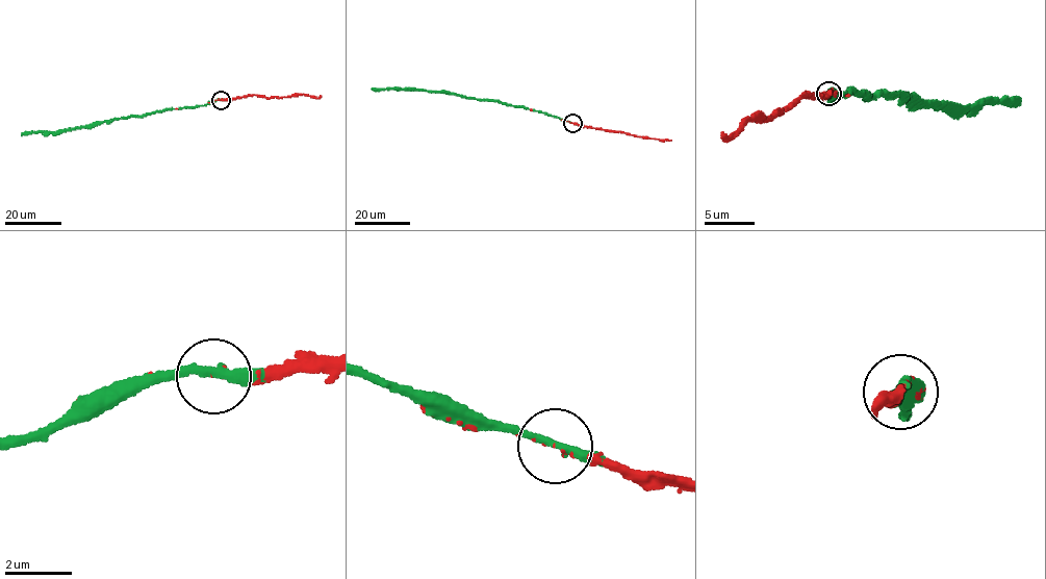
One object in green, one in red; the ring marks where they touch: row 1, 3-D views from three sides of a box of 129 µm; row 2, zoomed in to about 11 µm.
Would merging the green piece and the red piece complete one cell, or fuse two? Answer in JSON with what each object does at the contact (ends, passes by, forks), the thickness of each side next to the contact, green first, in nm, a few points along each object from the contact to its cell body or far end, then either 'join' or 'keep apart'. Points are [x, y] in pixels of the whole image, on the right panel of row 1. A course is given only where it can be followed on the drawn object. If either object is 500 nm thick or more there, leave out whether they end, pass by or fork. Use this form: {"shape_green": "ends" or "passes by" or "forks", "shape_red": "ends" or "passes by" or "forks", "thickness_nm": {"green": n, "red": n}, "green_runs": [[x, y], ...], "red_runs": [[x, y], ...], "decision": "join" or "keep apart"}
{"shape_green": "passes by", "shape_red": "passes by", "thickness_nm": {"green": 240, "red": 40}, "green_runs": [[830, 93], [836, 91], [830, 100], [885, 90], [916, 94], [927, 104], [963, 107], [988, 97], [1016, 105]], "red_runs": [[830, 93], [814, 99], [804, 96], [764, 121], [755, 119], [740, 123], [726, 139], [721, 133]], "decision": "join"}

